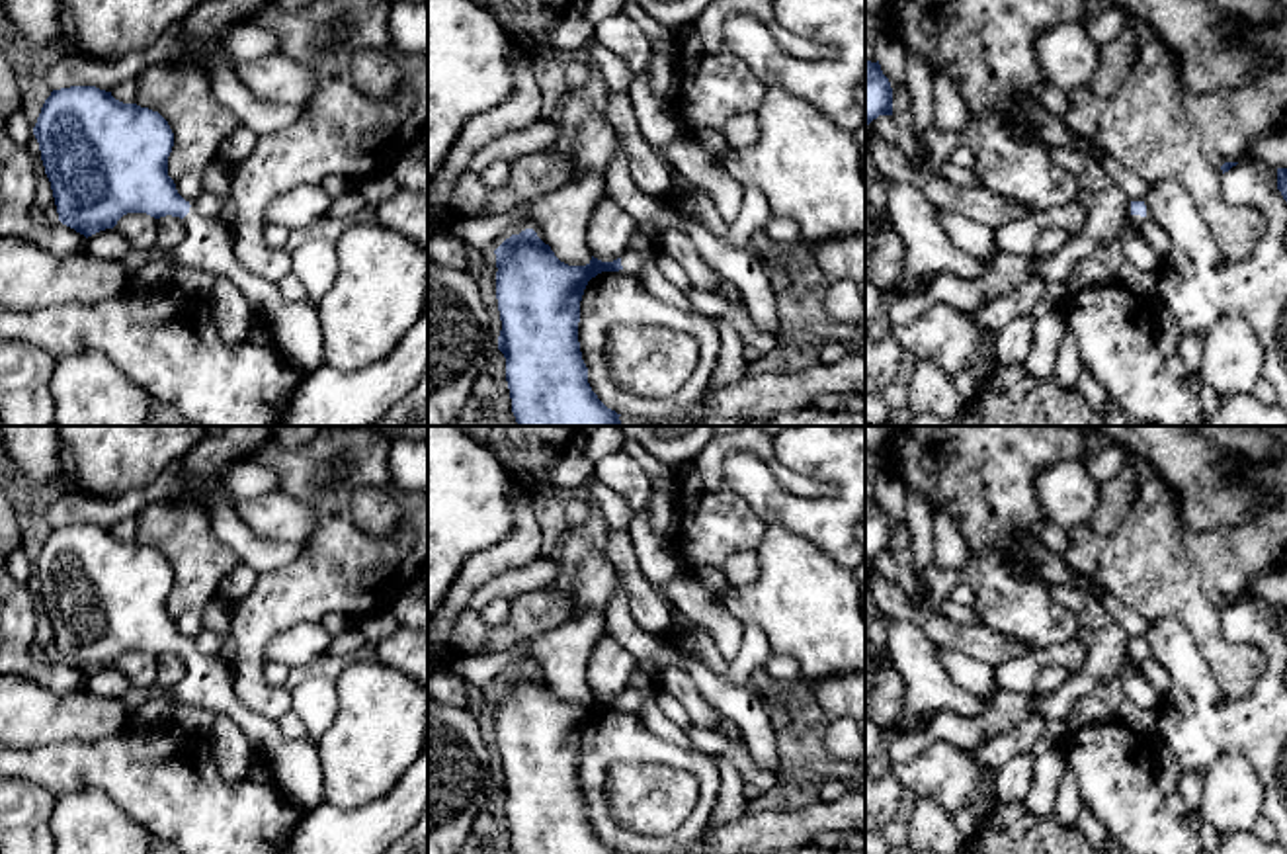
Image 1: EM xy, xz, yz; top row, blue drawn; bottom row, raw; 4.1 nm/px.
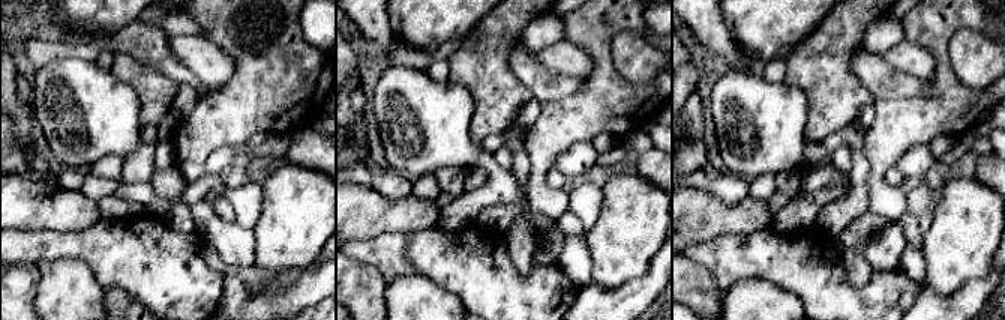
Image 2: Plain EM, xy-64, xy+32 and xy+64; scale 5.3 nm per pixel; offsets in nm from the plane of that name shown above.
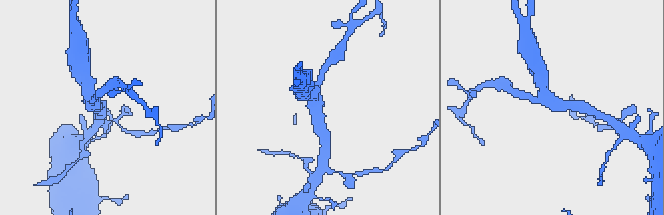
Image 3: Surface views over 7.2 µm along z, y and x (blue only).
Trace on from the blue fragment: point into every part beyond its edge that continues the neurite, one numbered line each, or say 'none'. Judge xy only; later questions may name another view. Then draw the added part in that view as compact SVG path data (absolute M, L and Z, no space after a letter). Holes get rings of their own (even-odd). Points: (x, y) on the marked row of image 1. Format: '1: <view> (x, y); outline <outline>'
1: xy (209, 245); outline M193 207L184 217L186 236L172 250L170 260L154 260L131 276L129 289L146 293L172 283L176 268L189 266L228 276L242 291L256 320L264 322L275 342L275 350L301 375L322 365L322 324L316 303L287 301L277 283L248 272L234 254L234 236L223 219L207 219Z

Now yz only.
1: yz (1135, 249); outline M1131 215L1129 229L1117 238L1115 246L1119 246L1125 254L1125 260L1137 266L1139 270L1158 274L1162 260L1141 236L1139 229L1142 221L1144 217Z

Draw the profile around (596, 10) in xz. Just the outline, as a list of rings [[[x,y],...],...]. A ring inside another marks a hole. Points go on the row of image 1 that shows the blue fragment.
[[[588,0],[582,16],[596,27],[600,21],[619,14],[625,0]]]

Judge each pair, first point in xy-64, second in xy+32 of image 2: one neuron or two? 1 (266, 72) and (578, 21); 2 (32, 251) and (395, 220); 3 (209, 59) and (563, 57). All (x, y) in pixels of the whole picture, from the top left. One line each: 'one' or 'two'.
1: one
2: two
3: one

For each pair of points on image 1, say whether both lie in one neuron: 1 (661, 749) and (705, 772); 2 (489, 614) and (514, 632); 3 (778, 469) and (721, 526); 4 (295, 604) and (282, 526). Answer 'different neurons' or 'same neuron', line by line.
1: same neuron
2: different neurons
3: same neuron
4: different neurons

